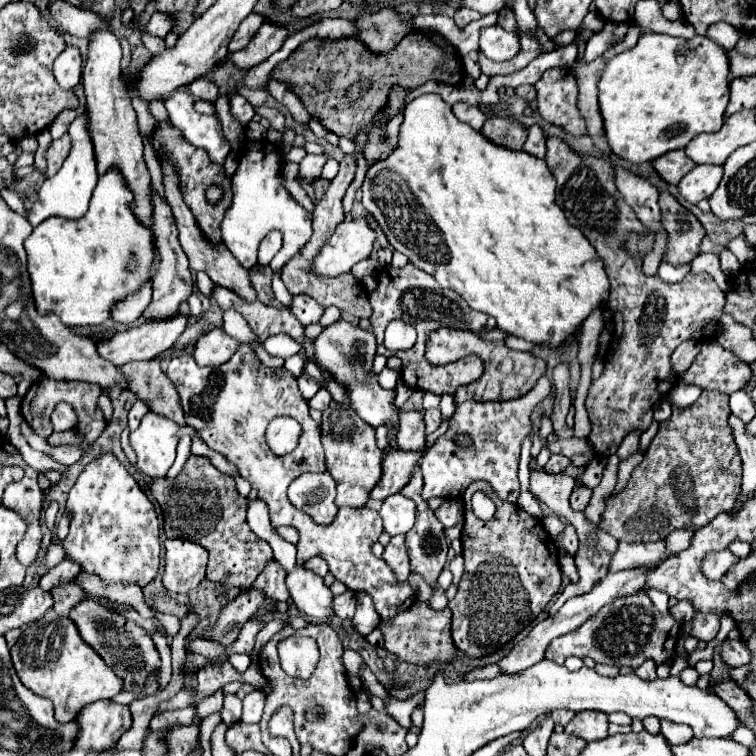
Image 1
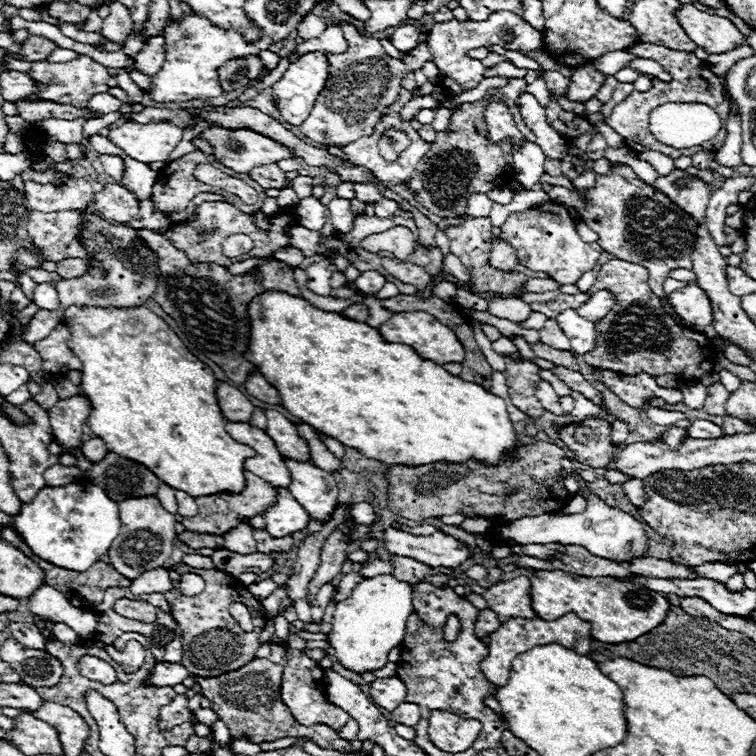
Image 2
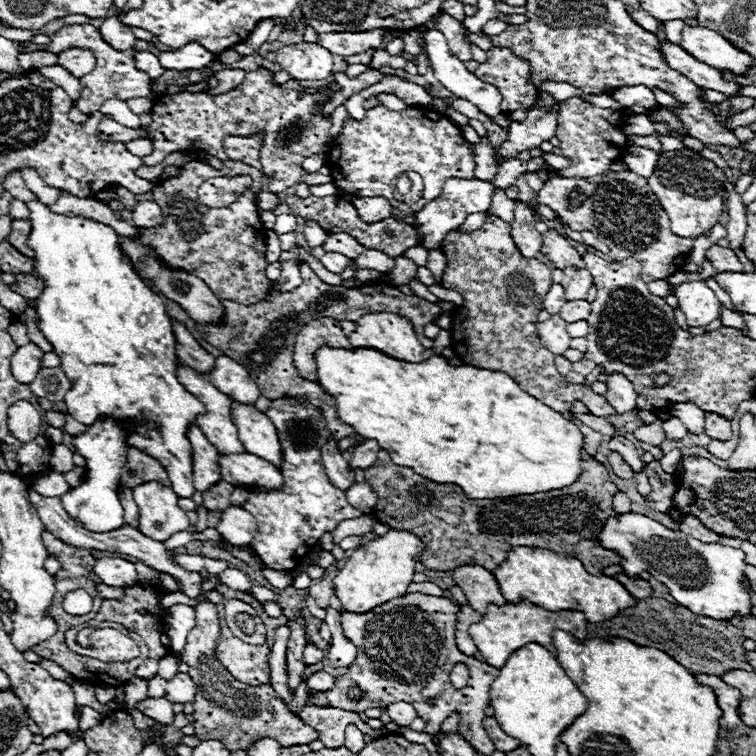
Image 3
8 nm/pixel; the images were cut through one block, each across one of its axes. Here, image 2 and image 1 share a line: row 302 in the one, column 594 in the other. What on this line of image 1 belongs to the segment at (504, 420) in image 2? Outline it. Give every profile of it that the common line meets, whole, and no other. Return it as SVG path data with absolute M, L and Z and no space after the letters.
M422 94L416 100L412 100L404 110L404 124L400 128L400 142L398 142L396 150L386 160L380 160L370 166L366 180L362 184L362 194L364 194L362 204L378 220L388 242L398 252L408 256L408 260L416 268L422 268L424 272L434 276L440 286L452 288L454 292L458 292L474 310L496 318L496 324L502 332L514 334L514 336L518 336L526 342L538 344L538 346L562 348L568 342L568 338L578 332L578 328L582 326L582 322L588 318L588 314L592 310L596 310L596 308L602 310L606 306L608 296L610 296L610 282L604 272L604 264L600 262L600 256L596 254L592 244L588 244L586 236L578 228L572 228L568 224L564 212L556 206L554 188L556 188L556 180L550 174L544 160L528 154L524 150L512 152L508 148L500 148L500 146L492 144L480 132L474 132L468 124L462 124L460 120L456 120L456 116L452 114L452 108L438 94Z

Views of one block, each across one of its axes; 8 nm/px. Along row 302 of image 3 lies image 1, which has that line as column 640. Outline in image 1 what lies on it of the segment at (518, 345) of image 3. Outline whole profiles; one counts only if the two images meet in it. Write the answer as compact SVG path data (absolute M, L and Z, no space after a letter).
M704 390L700 400L690 408L678 410L672 406L670 420L660 424L658 434L644 452L644 460L634 468L626 490L620 496L608 498L604 518L598 526L618 542L654 542L664 540L678 528L702 528L704 524L710 524L714 516L732 508L740 492L742 468L736 442L732 440L732 428L728 428L728 416L729 396L716 391Z

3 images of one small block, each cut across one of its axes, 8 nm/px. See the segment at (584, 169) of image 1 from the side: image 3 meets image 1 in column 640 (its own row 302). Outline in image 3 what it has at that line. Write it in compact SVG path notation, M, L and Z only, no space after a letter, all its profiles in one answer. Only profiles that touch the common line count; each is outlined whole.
M306 262L298 264L302 274L302 284L294 288L292 292L278 292L272 290L272 300L262 300L252 306L242 306L236 302L222 300L226 308L226 322L220 328L214 326L198 326L202 332L202 338L222 350L226 356L232 356L234 360L240 360L244 368L252 374L252 380L258 384L262 396L274 400L280 396L306 396L312 404L318 408L324 408L324 416L328 420L328 428L332 428L334 436L352 436L354 428L344 424L336 414L336 400L330 396L324 388L320 388L314 382L308 382L296 374L296 366L292 362L294 352L294 336L316 318L334 318L338 322L350 320L356 322L368 312L392 312L398 316L408 318L414 324L414 332L422 345L429 349L430 339L422 339L424 326L432 322L436 314L440 314L440 308L436 304L428 302L416 295L405 295L386 284L368 284L356 290L348 290L342 286L330 286L322 282Z

